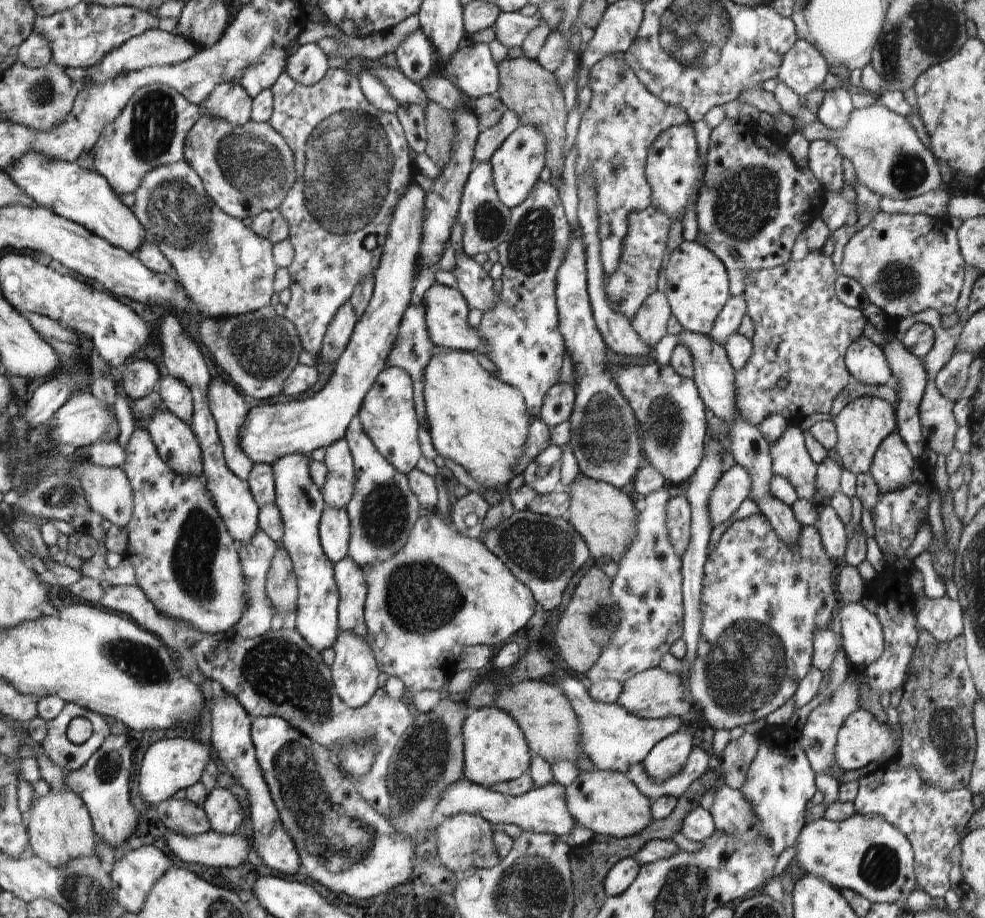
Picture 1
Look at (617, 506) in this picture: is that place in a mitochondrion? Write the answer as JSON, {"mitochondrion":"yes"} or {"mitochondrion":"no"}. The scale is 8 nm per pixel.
{"mitochondrion":"no"}

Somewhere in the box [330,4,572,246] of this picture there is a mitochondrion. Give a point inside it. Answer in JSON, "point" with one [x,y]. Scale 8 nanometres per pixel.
{"point":[489,220]}

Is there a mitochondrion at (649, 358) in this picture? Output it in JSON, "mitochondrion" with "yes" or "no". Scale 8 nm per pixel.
{"mitochondrion":"no"}

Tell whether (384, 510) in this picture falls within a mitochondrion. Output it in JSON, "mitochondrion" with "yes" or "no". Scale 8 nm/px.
{"mitochondrion":"yes"}

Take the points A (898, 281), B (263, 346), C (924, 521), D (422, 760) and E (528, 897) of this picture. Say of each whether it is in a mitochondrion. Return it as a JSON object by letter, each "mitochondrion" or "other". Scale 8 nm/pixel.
{"A":"mitochondrion","B":"mitochondrion","C":"other","D":"mitochondrion","E":"mitochondrion"}

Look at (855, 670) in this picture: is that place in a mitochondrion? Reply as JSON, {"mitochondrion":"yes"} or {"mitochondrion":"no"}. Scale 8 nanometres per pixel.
{"mitochondrion":"no"}

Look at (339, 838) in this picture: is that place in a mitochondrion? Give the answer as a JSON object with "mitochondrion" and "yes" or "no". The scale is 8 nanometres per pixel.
{"mitochondrion":"yes"}

